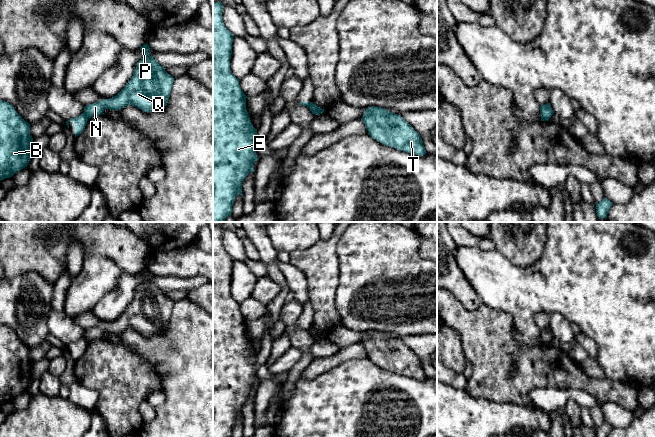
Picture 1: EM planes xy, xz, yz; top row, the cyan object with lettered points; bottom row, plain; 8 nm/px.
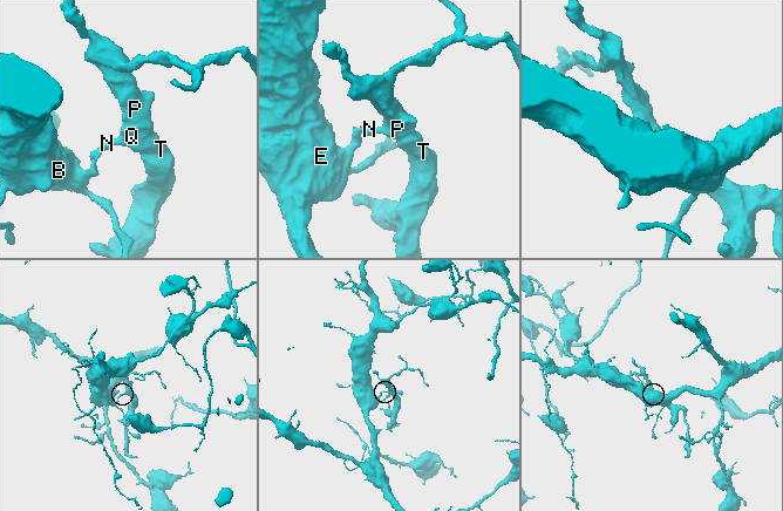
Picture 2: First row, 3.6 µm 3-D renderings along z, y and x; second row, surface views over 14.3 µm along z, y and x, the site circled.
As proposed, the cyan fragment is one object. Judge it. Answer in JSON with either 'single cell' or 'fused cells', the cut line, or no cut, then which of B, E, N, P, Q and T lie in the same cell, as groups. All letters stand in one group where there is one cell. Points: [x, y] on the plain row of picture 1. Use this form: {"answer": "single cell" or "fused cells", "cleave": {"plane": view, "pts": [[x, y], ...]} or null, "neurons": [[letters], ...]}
{"answer": "fused cells", "cleave": {"plane": "xy", "pts": [[83, 336], [88, 342]]}, "neurons": [["B", "E"], ["N", "P", "Q", "T"]]}

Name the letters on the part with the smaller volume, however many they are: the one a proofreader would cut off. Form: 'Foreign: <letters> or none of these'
Foreign: N, P, Q, T

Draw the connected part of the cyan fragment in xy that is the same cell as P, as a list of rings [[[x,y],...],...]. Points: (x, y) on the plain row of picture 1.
[[[147,267],[140,271],[142,282],[120,317],[84,331],[88,343],[103,338],[106,332],[118,335],[132,329],[144,336],[152,336],[166,331],[174,302],[149,278],[150,273]]]

